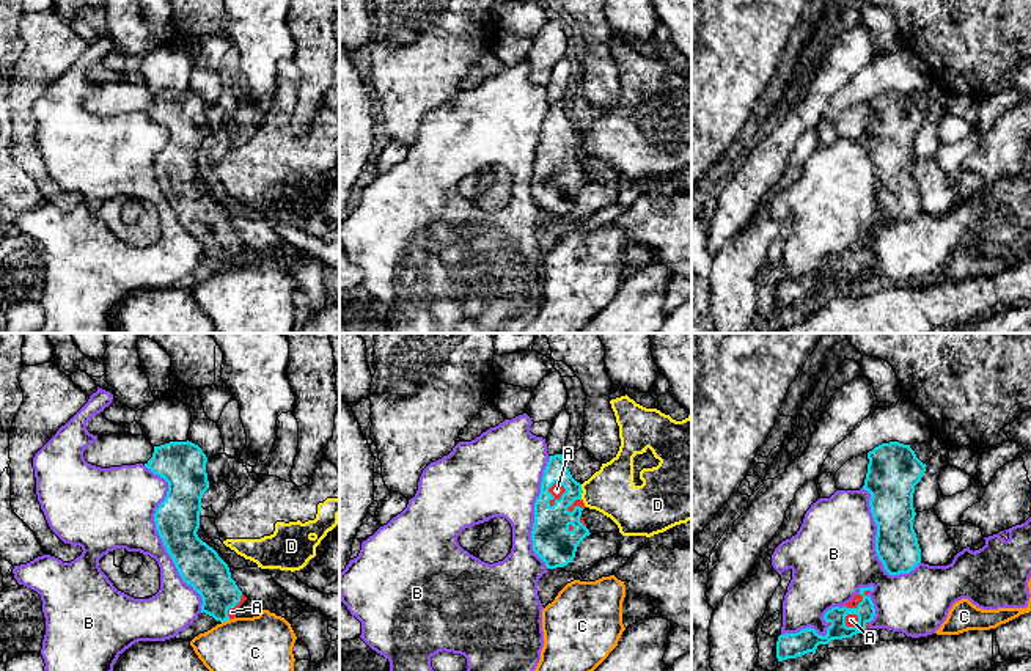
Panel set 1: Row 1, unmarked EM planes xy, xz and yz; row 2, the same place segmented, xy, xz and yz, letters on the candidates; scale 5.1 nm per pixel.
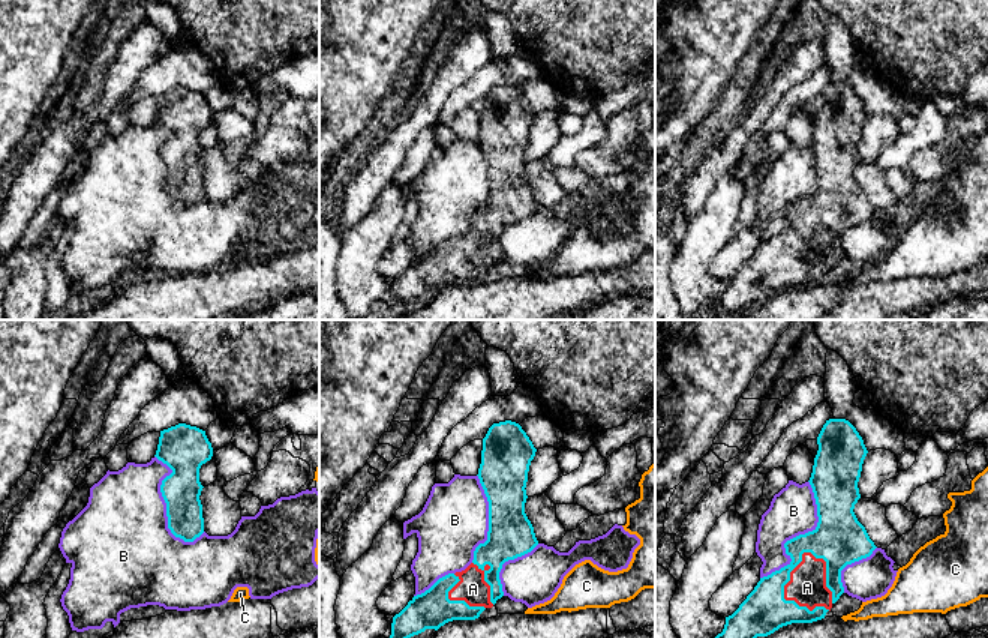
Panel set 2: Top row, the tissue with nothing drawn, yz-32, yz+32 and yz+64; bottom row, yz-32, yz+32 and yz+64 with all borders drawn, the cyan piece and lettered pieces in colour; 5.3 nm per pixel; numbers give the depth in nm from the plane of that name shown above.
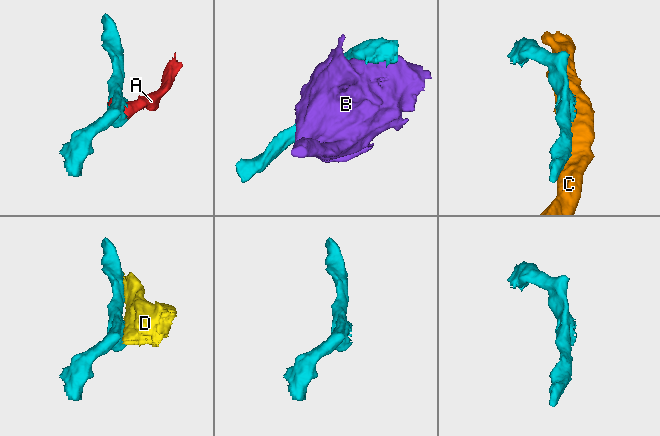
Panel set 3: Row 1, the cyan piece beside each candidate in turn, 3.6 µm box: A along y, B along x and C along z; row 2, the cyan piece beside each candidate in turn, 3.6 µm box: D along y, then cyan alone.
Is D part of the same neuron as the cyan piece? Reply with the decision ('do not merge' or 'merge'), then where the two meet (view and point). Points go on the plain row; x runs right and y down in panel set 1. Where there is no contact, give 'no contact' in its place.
do not merge; meets cyan in xz at (582, 140)

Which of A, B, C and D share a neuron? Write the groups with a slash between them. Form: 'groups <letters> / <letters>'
groups A / B / C / D

